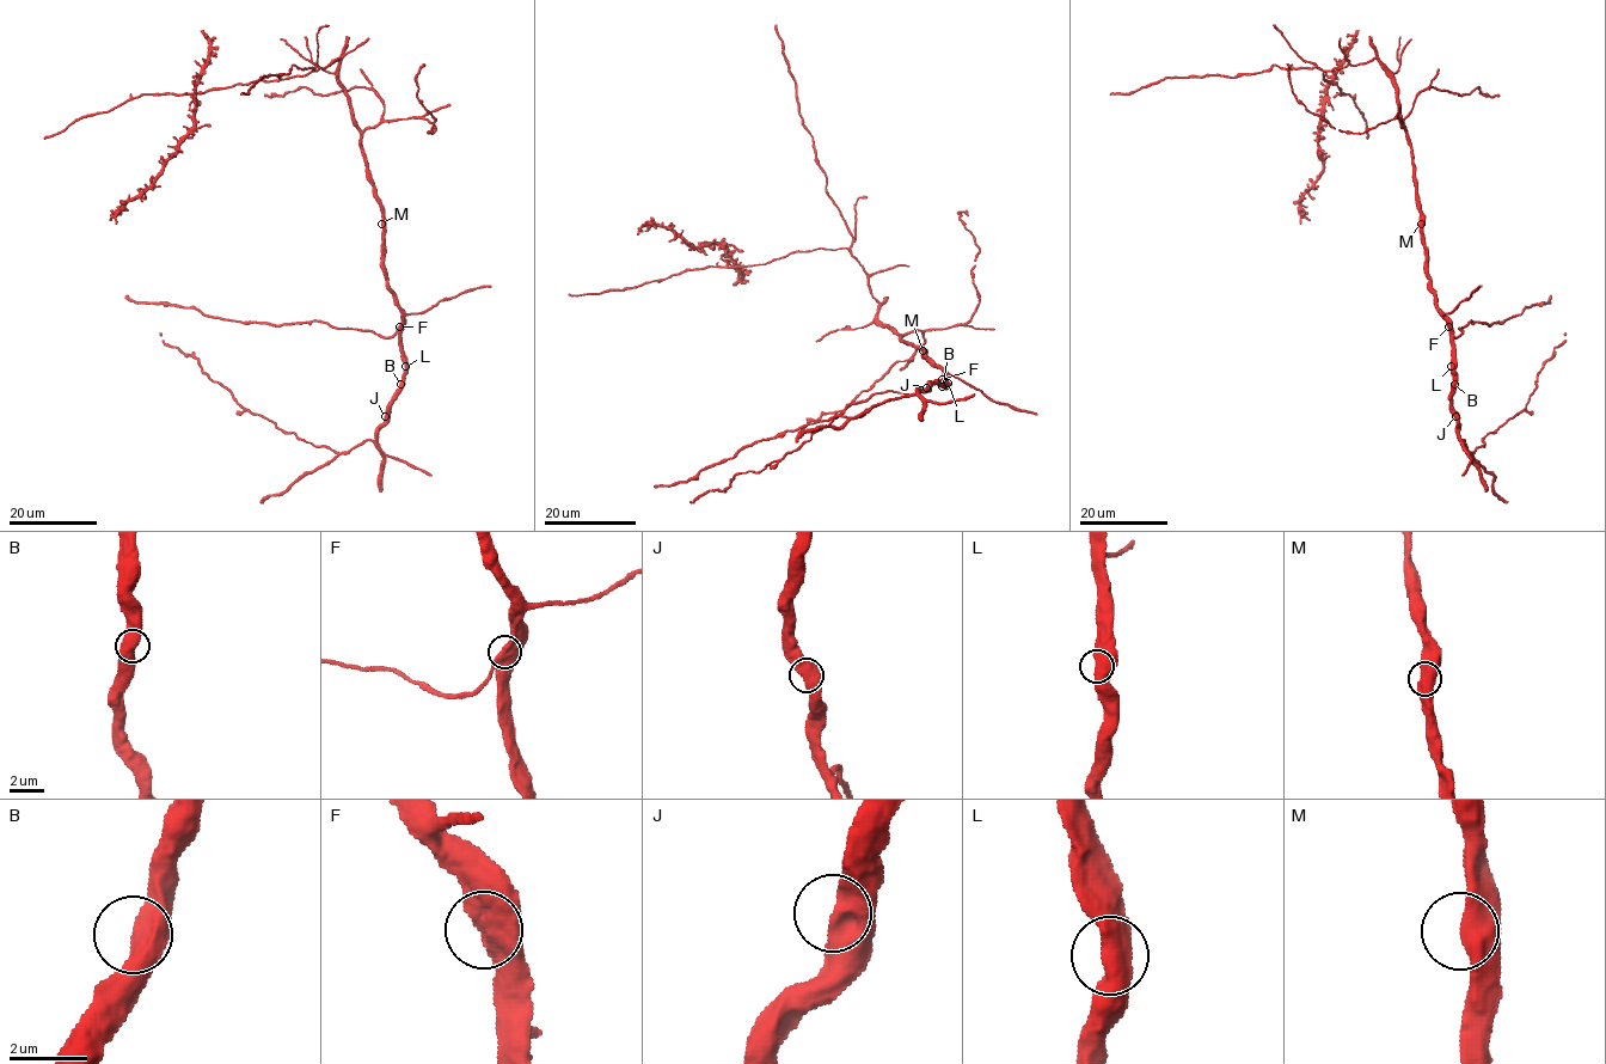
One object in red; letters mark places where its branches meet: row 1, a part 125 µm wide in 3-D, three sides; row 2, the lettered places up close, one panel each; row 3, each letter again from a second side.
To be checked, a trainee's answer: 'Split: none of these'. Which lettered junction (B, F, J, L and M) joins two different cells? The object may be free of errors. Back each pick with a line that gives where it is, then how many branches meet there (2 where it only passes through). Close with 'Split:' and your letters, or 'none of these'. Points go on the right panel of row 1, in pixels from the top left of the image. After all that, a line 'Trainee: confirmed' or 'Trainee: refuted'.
Split: none of these
Trainee: confirmed

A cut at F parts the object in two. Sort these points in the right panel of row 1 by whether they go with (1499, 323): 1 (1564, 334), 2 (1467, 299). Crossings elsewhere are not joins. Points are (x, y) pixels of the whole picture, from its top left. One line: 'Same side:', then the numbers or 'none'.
Same side: none

